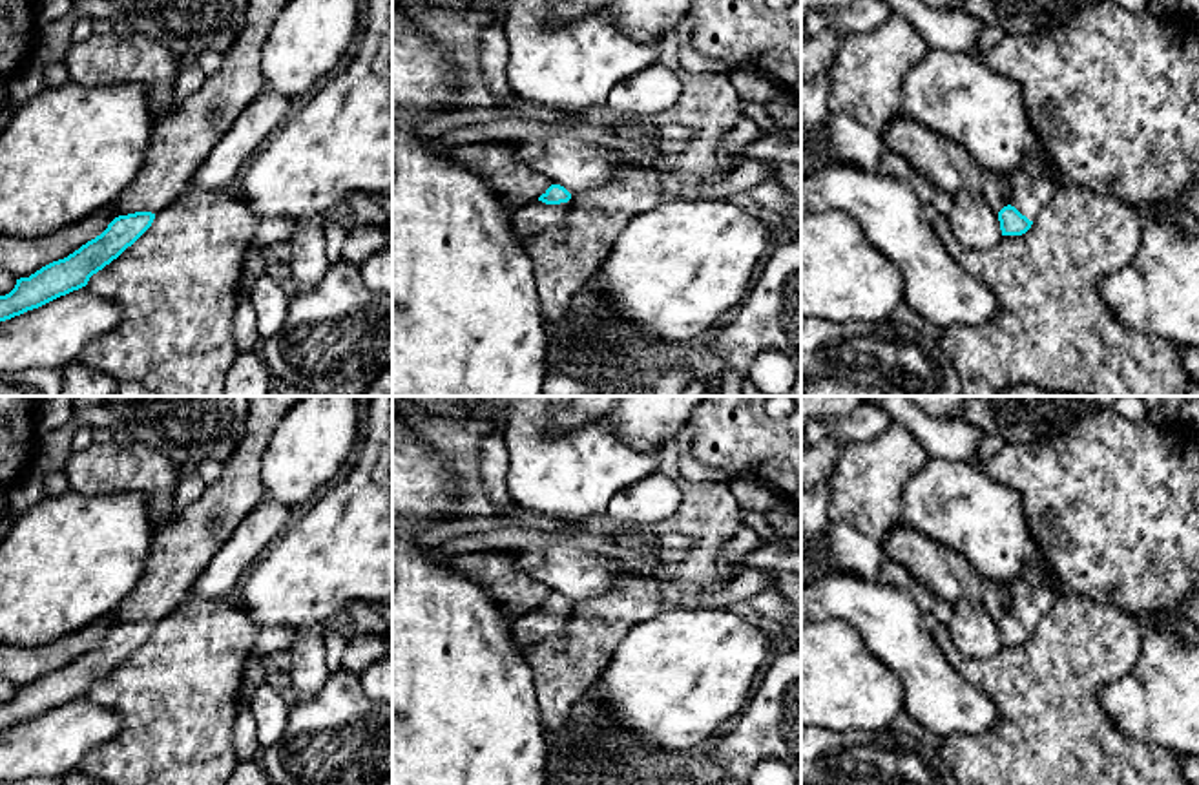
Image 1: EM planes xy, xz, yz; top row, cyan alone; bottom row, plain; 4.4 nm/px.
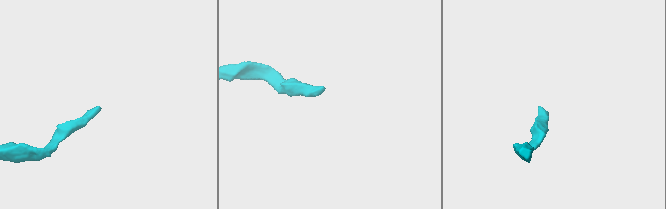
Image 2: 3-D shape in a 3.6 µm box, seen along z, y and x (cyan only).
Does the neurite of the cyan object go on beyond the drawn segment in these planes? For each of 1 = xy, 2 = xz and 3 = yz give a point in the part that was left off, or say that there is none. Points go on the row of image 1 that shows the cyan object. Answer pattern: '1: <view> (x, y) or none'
1: xy (183, 139)
2: xz (537, 216)
3: yz (1033, 185)

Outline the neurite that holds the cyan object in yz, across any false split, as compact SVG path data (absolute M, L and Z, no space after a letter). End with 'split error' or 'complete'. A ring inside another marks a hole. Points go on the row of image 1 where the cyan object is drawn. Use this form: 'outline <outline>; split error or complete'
outline M1033 157L1011 177L1009 204L998 212L1002 236L1026 234L1038 214L1051 203L1058 183L1049 168Z; split error

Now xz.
outline M551 184L537 201L515 210L515 232L524 237L560 226L569 215L569 203L571 194Z; split error

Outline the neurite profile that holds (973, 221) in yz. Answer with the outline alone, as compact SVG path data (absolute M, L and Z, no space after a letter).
M969 190L953 195L947 221L956 239L967 248L993 248L1004 237L998 212L991 208L985 197Z

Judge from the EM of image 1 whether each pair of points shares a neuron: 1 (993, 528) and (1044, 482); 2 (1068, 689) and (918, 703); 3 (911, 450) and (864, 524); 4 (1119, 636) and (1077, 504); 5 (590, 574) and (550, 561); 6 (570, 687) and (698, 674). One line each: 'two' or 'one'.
1: two
2: two
3: one
4: two
5: one
6: two

